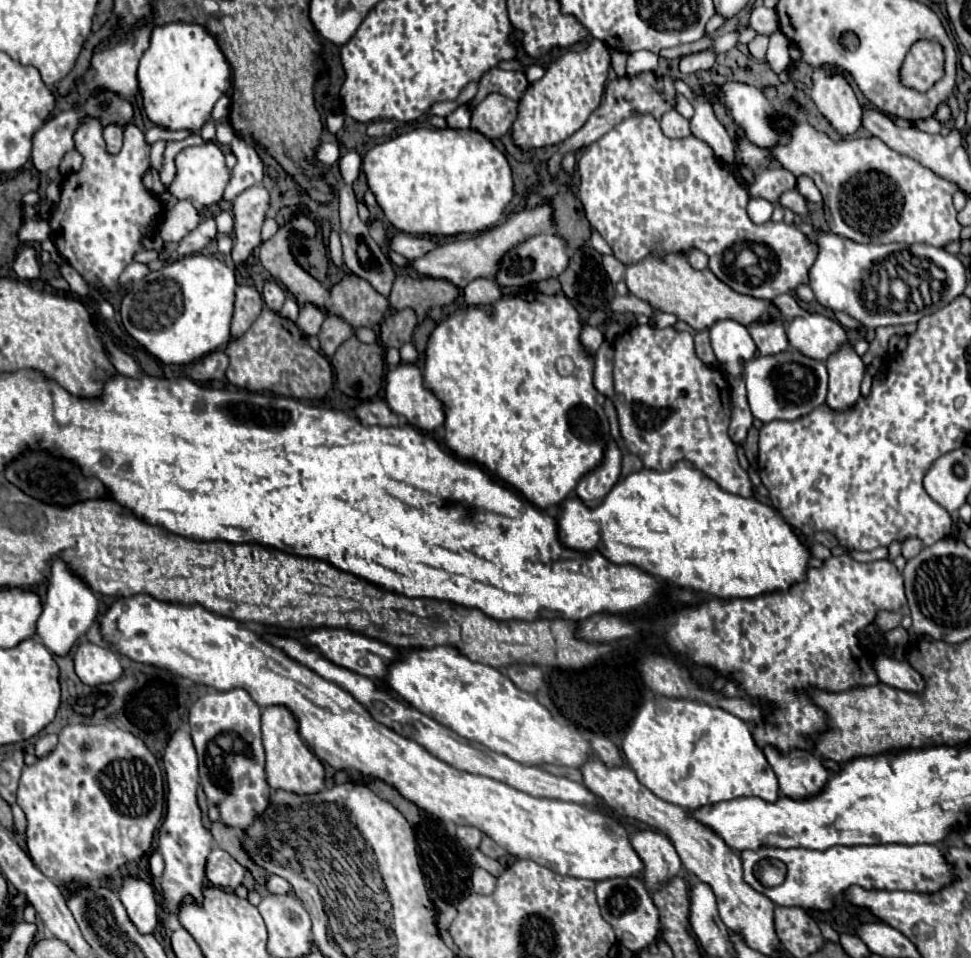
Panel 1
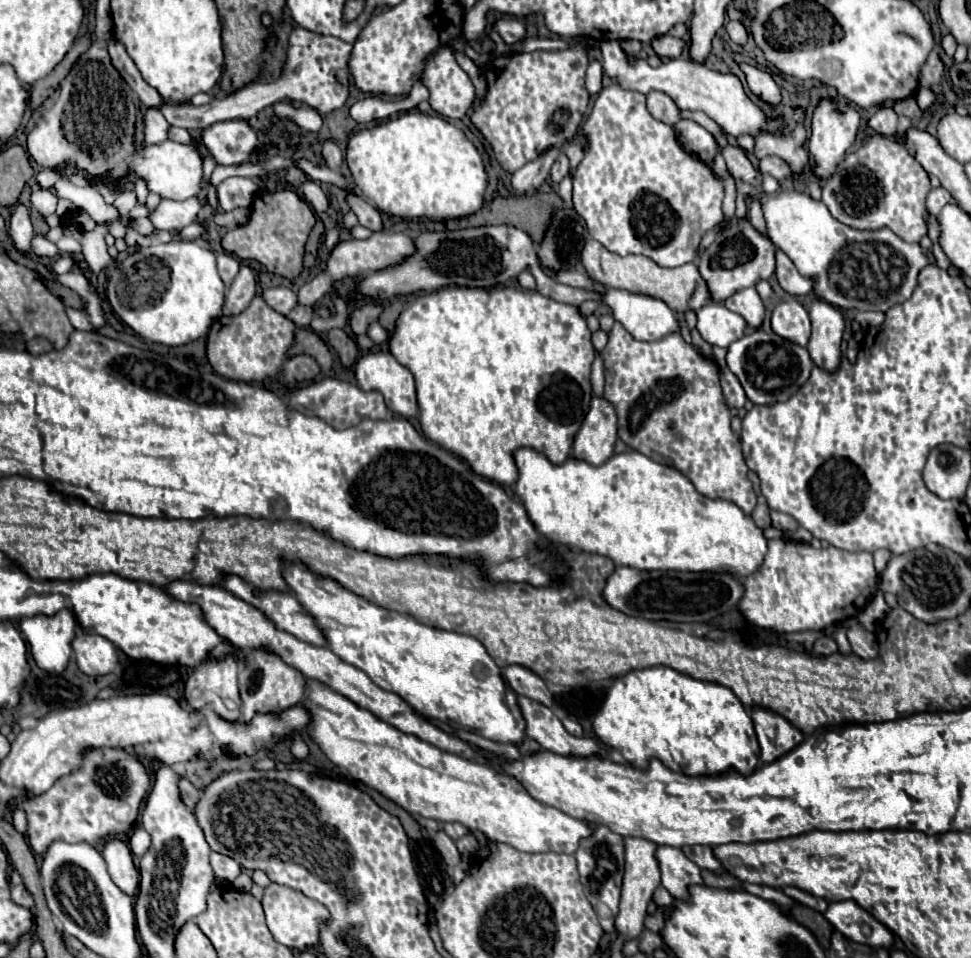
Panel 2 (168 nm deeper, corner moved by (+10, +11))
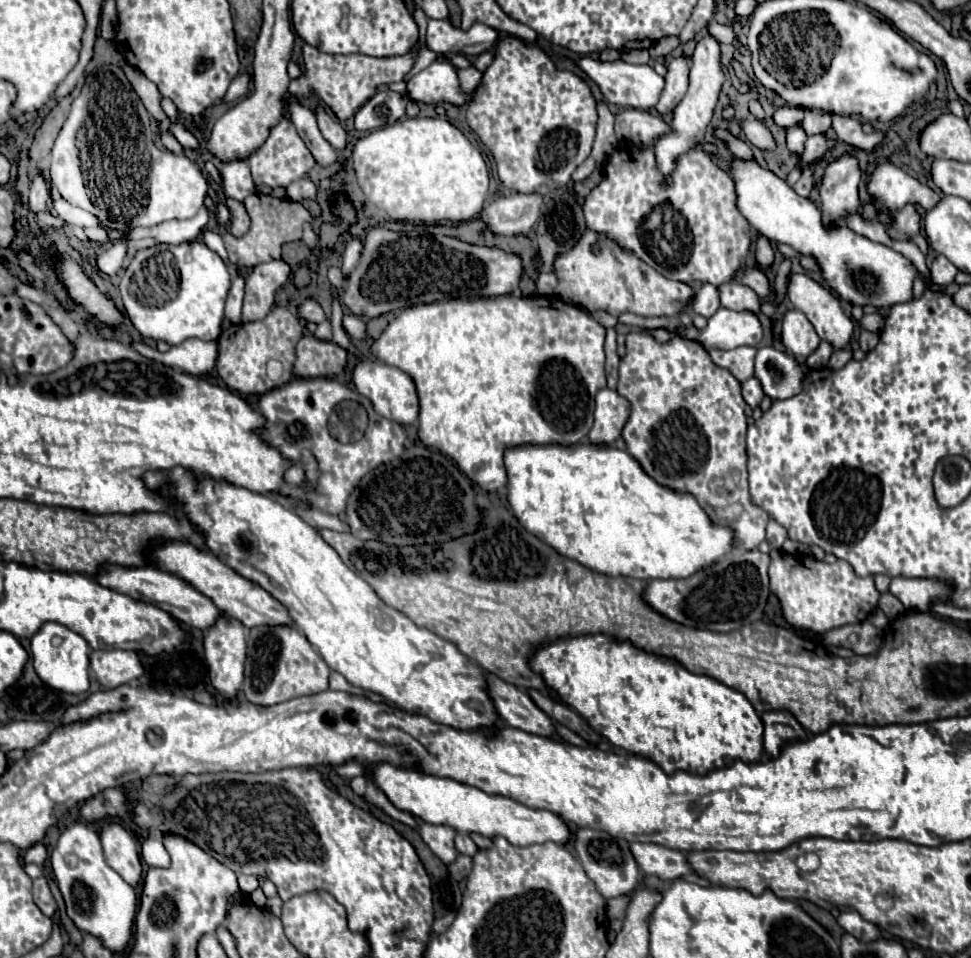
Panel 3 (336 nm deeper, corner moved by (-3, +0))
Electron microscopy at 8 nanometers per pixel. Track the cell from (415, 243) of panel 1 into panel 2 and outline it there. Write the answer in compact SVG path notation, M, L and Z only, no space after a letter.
M353 188L347 190L347 204L355 212L361 226L369 228L371 232L383 232L383 222L381 222L379 212L369 202L365 202L365 198L357 194L357 190Z

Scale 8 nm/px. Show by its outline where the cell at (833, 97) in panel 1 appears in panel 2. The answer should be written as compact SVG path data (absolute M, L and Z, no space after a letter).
M821 100L813 112L813 132L809 138L809 156L813 162L813 174L817 180L827 180L841 162L845 162L847 152L851 150L855 142L857 128L861 124L859 112L855 112L849 106L837 106L831 100Z

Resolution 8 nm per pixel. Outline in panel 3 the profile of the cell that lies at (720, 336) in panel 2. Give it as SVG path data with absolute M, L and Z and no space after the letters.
M718 309L708 325L700 331L698 343L716 349L736 349L742 345L758 347L762 341L762 327L754 313L734 313L730 309Z

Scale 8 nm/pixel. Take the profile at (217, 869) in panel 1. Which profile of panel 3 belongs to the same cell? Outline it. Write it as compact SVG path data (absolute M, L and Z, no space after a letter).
M238 875L238 885L240 885L240 891L252 893L258 887L258 879L254 875Z

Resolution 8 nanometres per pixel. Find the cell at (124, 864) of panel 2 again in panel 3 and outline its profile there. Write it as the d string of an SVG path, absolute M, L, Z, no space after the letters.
M108 823L100 829L100 841L108 865L132 887L142 879L142 863L132 835L120 823Z

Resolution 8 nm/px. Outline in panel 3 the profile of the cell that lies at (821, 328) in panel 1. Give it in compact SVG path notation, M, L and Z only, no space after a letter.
M792 309L782 319L782 343L788 353L804 361L820 345L820 337L814 331L812 323L798 309Z

